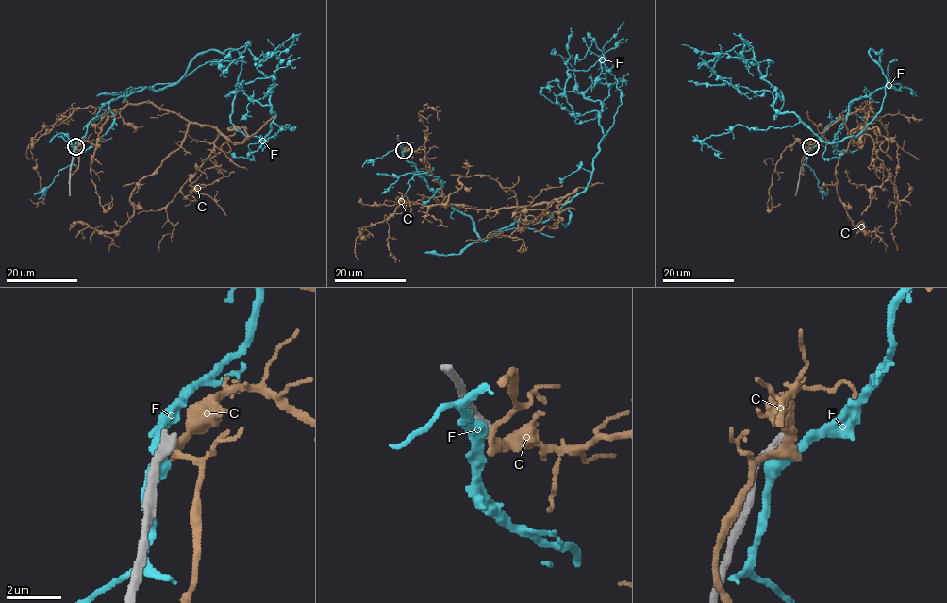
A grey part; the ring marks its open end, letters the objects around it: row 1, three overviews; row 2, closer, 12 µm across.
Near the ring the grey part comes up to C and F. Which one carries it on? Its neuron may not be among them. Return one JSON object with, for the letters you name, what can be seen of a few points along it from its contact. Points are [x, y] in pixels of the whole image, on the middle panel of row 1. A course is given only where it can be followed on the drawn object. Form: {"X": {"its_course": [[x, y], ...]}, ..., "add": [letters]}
{"add": []}

